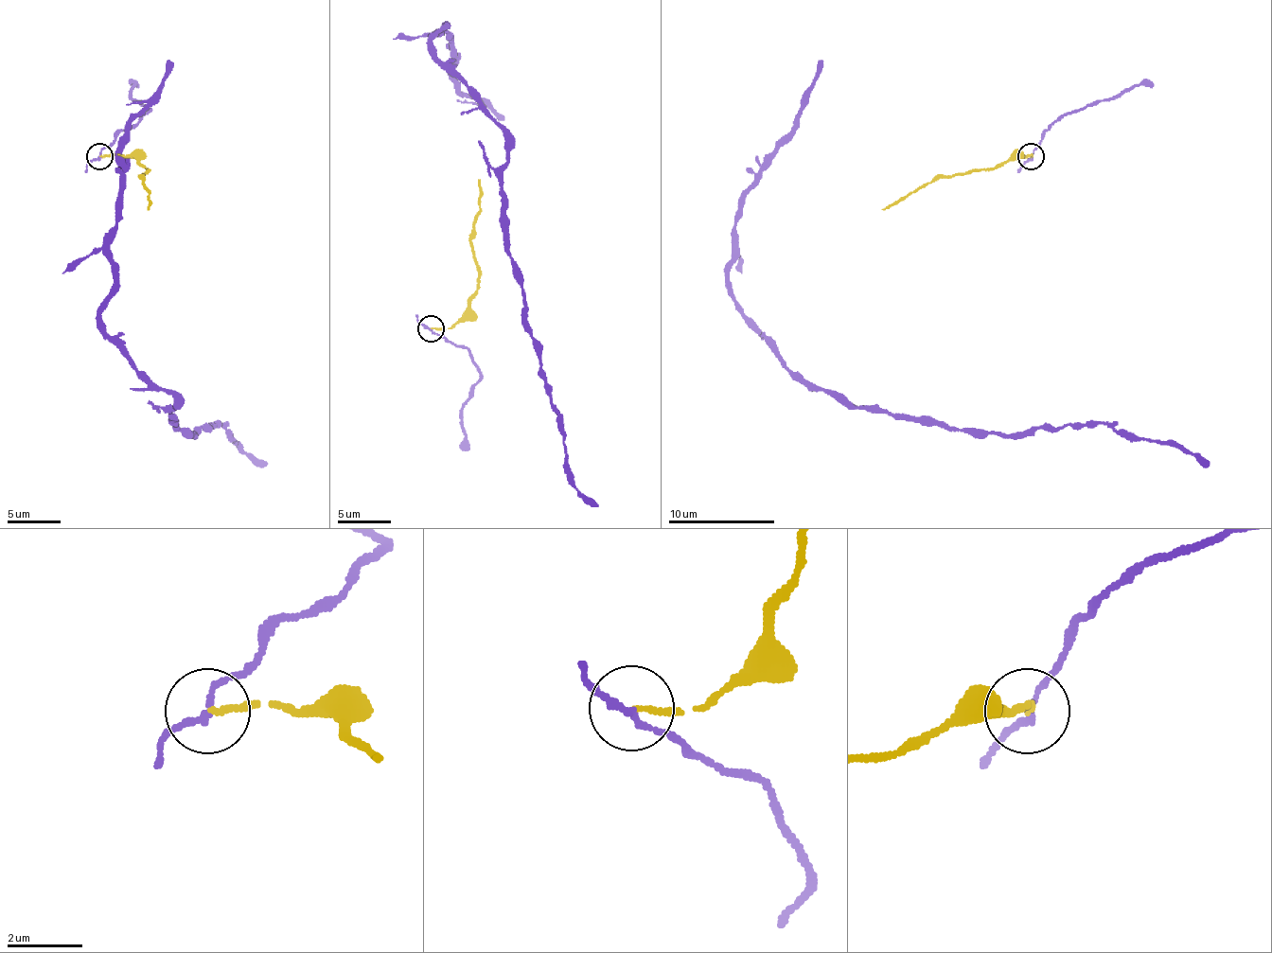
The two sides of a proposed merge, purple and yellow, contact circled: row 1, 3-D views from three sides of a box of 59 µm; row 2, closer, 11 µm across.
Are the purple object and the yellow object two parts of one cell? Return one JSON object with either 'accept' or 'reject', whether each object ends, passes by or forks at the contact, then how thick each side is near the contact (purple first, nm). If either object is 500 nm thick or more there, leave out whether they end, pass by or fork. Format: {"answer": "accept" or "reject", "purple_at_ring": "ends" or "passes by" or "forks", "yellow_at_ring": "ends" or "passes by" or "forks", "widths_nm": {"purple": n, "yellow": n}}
{"answer": "reject", "purple_at_ring": "passes by", "yellow_at_ring": "ends", "widths_nm": {"purple": 160, "yellow": 140}}

